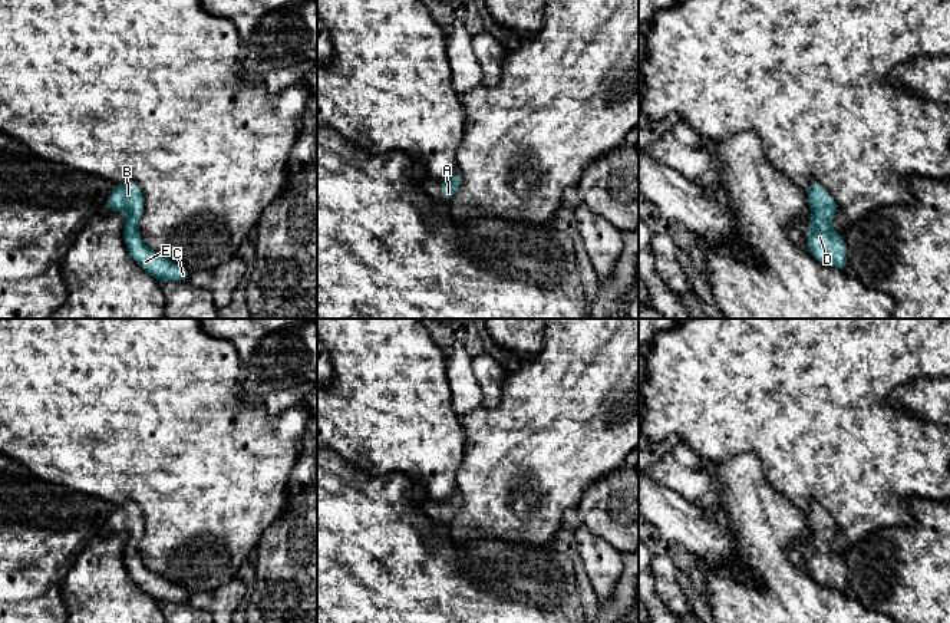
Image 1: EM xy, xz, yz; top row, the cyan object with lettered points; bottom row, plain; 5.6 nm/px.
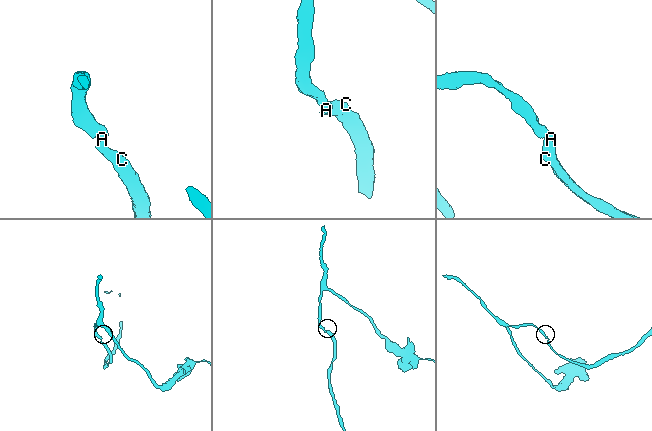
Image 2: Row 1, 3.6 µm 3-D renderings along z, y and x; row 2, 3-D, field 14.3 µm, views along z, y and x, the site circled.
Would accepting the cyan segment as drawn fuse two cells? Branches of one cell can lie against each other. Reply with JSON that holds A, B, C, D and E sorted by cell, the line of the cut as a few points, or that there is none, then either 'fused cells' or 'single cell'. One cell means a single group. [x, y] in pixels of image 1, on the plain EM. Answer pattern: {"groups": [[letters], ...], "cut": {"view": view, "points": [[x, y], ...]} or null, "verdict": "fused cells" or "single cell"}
{"groups": [["A", "B", "C", "D", "E"]], "cut": null, "verdict": "single cell"}

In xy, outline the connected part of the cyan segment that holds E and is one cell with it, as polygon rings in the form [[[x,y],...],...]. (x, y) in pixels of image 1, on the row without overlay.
[[[133,502],[118,505],[105,524],[105,531],[126,533],[123,561],[129,577],[159,604],[188,603],[191,593],[169,580],[149,571],[139,556],[138,541],[145,530],[141,510]]]

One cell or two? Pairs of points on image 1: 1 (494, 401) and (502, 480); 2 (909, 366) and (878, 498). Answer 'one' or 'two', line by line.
1: two
2: one

